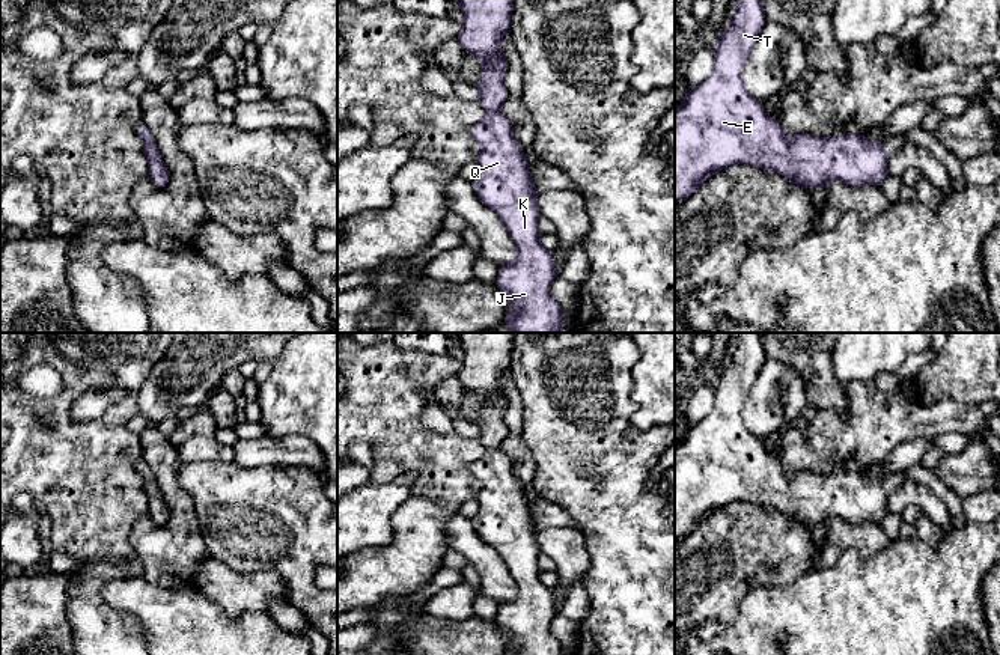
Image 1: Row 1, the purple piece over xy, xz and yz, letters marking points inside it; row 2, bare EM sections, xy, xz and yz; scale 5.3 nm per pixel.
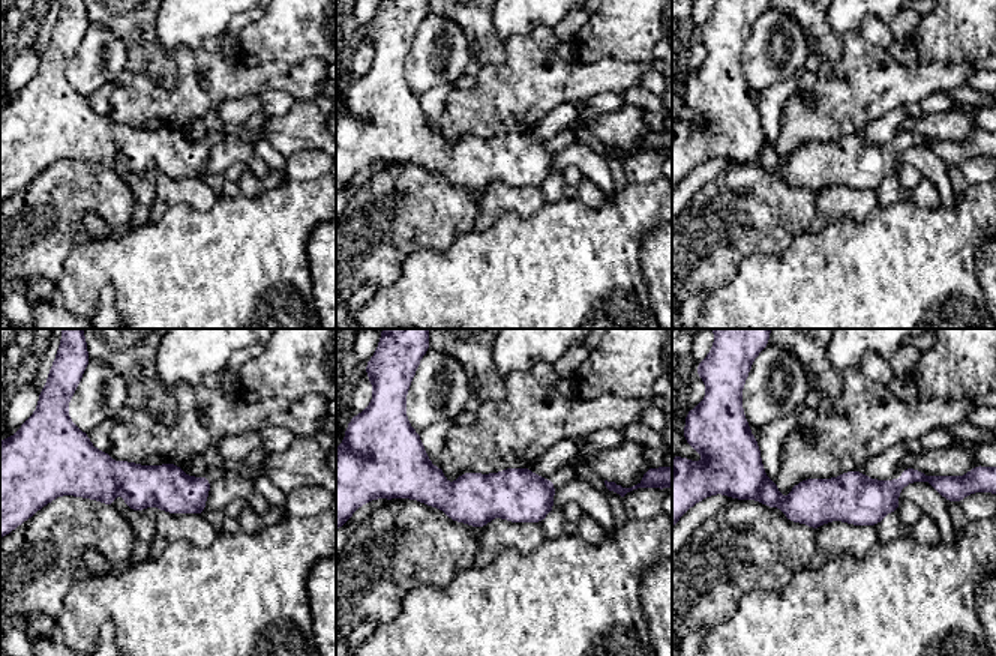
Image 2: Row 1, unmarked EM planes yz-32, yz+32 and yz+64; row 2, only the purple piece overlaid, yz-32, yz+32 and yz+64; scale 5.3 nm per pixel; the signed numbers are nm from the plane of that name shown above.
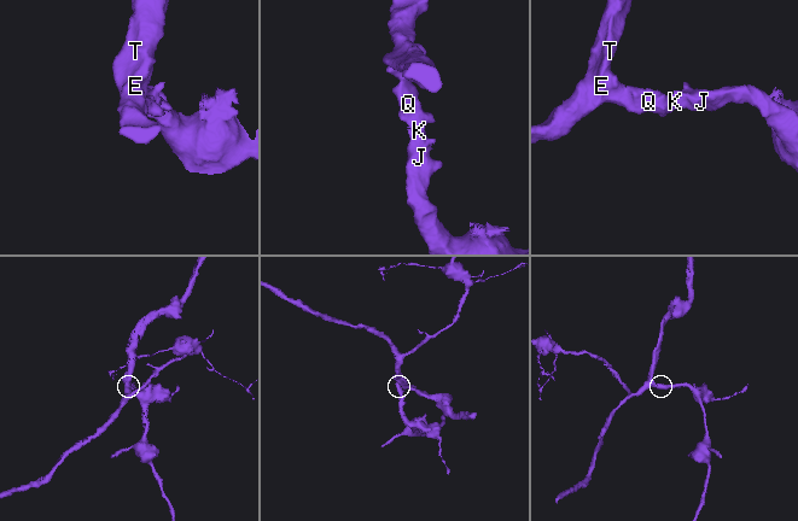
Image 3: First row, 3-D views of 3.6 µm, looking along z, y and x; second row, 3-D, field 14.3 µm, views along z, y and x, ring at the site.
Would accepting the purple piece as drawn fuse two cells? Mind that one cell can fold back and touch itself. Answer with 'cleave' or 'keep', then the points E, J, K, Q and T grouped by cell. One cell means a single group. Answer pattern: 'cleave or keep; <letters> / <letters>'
keep; E J K Q T

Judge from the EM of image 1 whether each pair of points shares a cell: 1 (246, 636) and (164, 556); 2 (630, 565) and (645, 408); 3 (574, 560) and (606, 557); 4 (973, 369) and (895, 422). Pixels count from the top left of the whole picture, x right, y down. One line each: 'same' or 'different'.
1: different
2: different
3: different
4: different

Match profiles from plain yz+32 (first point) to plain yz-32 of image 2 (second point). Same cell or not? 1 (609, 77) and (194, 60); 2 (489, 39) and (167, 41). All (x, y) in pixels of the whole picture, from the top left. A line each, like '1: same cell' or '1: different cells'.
1: same cell
2: different cells

